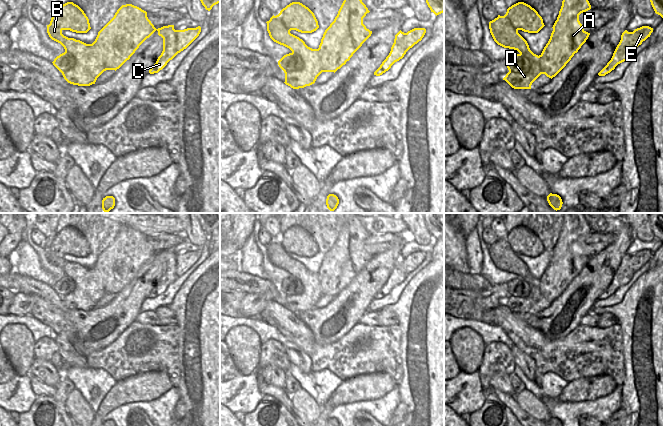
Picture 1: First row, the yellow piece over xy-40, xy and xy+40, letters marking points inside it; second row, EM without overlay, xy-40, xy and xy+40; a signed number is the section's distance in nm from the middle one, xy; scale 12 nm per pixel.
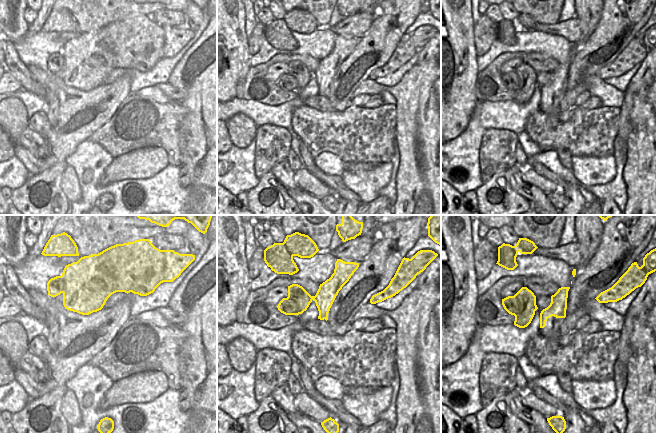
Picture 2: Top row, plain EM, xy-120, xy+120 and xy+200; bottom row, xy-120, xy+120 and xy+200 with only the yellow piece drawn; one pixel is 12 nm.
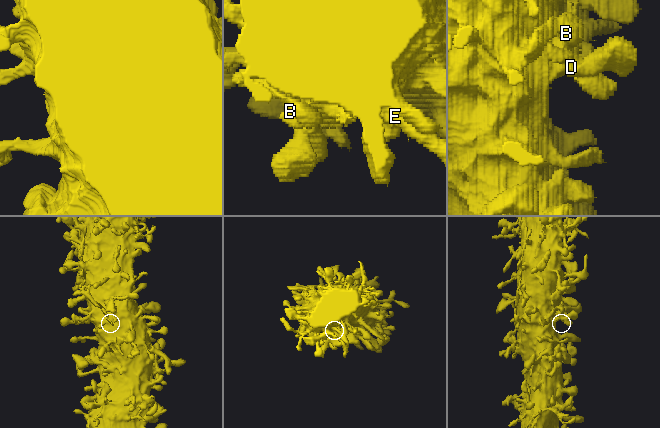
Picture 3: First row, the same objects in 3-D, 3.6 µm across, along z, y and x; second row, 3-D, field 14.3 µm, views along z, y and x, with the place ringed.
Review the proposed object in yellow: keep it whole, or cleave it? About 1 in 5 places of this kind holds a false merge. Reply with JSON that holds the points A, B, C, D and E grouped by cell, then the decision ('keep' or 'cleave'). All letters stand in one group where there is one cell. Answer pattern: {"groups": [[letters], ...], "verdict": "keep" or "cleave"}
{"groups": [["A", "B", "C", "D", "E"]], "verdict": "keep"}

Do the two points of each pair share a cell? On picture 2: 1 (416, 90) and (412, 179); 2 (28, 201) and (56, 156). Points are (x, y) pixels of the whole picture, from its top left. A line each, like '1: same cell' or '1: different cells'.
1: same cell
2: different cells

